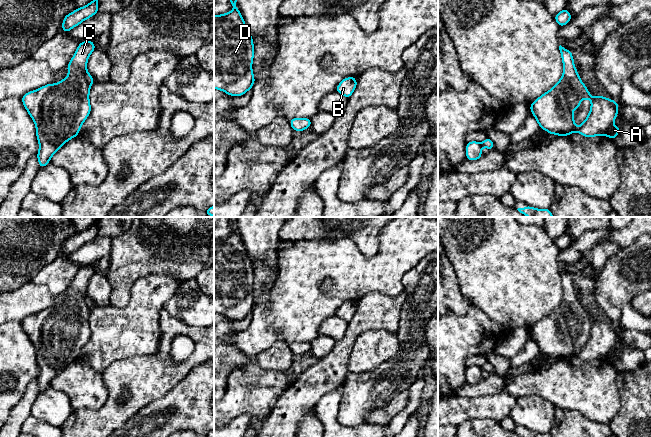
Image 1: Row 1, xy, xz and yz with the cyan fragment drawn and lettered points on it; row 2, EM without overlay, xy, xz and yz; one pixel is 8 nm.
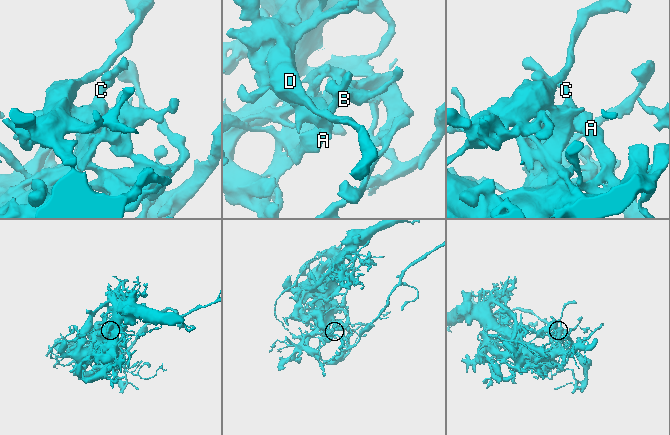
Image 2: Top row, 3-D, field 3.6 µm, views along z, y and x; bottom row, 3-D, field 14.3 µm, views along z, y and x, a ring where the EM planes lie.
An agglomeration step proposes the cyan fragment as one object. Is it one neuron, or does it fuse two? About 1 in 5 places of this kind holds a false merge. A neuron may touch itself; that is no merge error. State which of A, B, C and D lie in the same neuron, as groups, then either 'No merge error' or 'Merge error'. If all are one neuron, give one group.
Groups: A B C D. No merge error

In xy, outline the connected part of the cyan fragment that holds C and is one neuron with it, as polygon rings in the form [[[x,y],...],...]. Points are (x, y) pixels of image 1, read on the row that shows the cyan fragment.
[[[93,41],[80,42],[70,63],[67,65],[69,75],[55,84],[47,84],[37,90],[23,95],[22,102],[36,125],[36,136],[39,143],[37,158],[40,169],[46,166],[54,153],[68,140],[78,136],[83,122],[90,114],[90,86],[94,84],[87,72],[87,61],[95,50]]]

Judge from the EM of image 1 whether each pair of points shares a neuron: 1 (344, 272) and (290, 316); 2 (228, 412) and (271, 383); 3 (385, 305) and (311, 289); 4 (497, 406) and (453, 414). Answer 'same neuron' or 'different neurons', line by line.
1: same neuron
2: same neuron
3: different neurons
4: same neuron

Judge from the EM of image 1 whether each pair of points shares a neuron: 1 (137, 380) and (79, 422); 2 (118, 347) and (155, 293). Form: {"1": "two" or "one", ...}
{"1": "one", "2": "one"}

